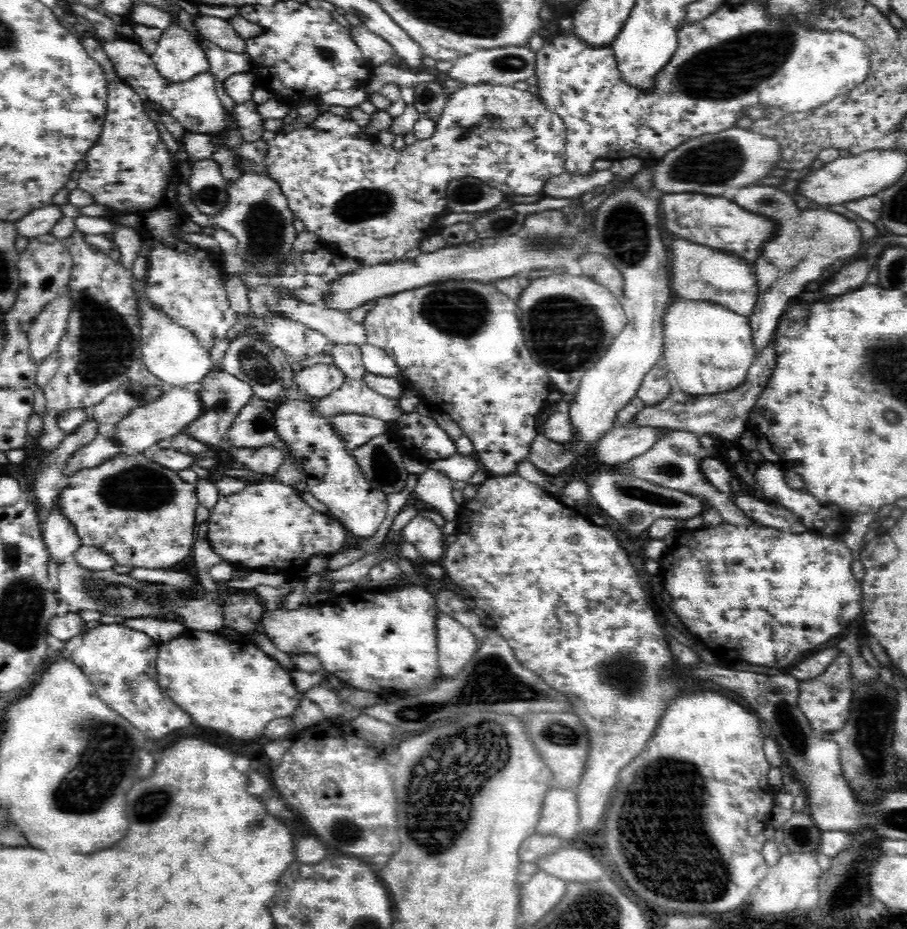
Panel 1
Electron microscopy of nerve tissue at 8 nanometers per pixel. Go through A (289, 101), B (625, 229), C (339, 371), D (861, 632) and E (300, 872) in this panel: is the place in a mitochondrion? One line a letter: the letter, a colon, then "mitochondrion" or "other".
A: other
B: mitochondrion
C: other
D: other
E: other

